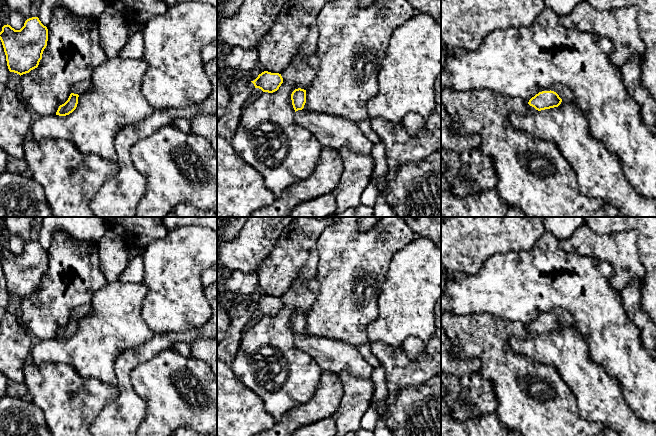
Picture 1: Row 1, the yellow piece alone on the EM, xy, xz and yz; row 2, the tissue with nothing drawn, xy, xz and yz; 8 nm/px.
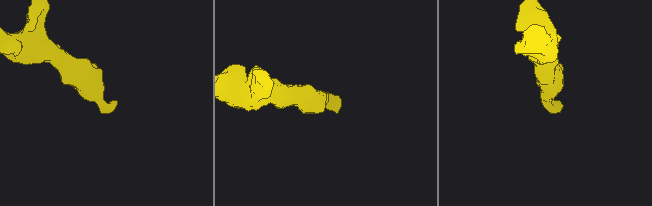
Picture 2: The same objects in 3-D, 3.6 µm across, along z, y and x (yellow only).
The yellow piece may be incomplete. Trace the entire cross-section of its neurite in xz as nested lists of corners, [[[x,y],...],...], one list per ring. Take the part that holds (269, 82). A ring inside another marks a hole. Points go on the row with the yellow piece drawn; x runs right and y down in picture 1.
[[[264,71],[251,82],[254,84],[255,88],[259,88],[263,92],[273,93],[279,89],[283,83],[283,78],[279,73]]]

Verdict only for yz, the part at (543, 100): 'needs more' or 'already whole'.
needs more

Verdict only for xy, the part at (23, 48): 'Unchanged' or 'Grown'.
Unchanged

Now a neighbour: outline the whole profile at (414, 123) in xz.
[[[417,113],[406,115],[402,124],[411,135],[418,134],[426,125],[426,119]]]

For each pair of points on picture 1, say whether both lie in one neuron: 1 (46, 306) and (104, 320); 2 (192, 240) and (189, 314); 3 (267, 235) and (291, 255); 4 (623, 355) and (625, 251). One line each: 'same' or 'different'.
1: different
2: same
3: different
4: different

